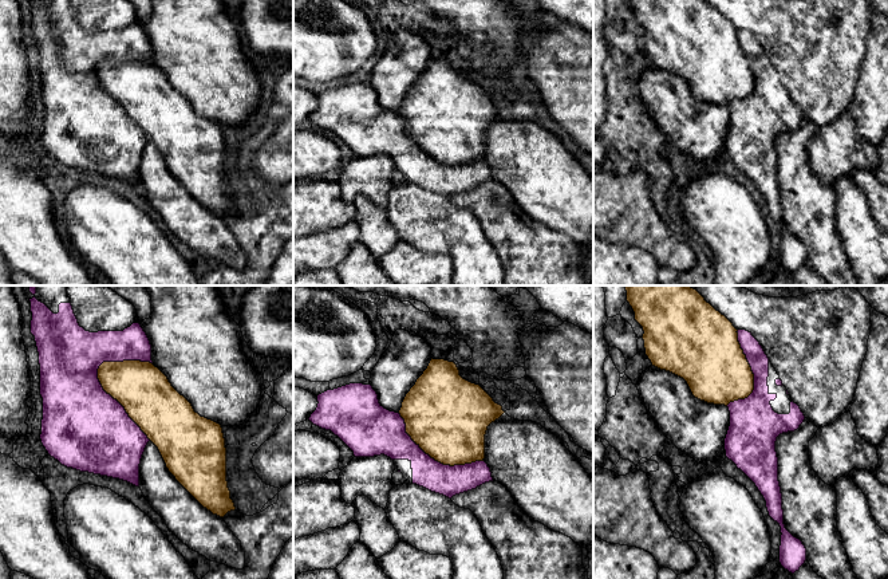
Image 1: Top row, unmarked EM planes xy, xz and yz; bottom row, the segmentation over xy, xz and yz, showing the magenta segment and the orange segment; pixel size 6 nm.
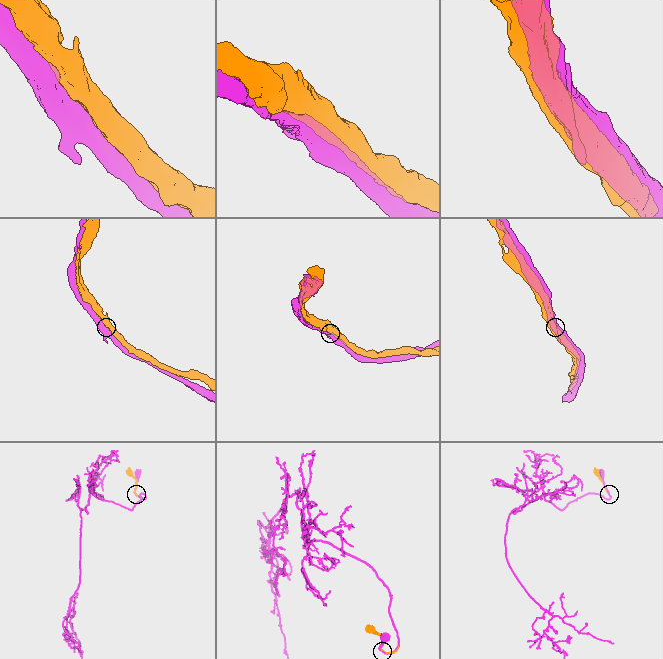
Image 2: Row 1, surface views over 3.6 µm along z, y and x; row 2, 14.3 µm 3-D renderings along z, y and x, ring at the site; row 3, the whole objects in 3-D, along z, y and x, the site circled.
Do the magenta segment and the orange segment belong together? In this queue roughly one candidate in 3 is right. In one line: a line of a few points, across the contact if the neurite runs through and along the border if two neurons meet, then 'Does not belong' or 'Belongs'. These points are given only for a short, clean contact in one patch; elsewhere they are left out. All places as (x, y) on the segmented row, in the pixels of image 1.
Does not belong

